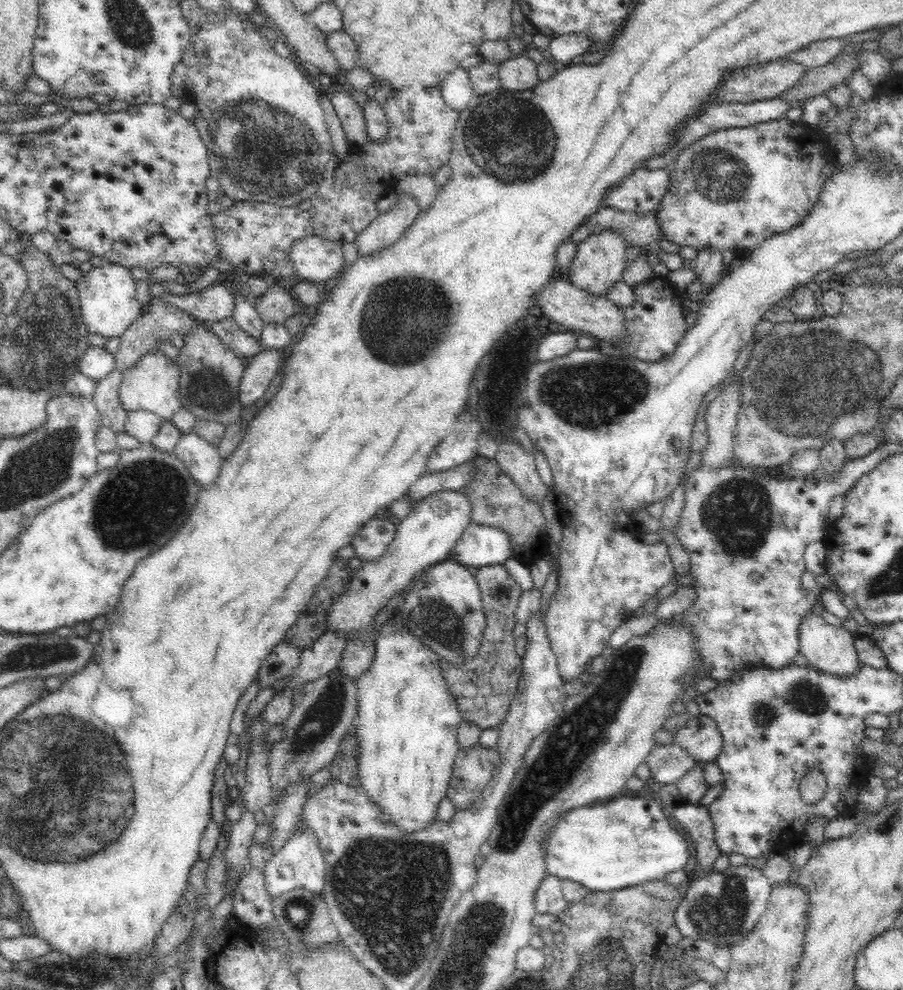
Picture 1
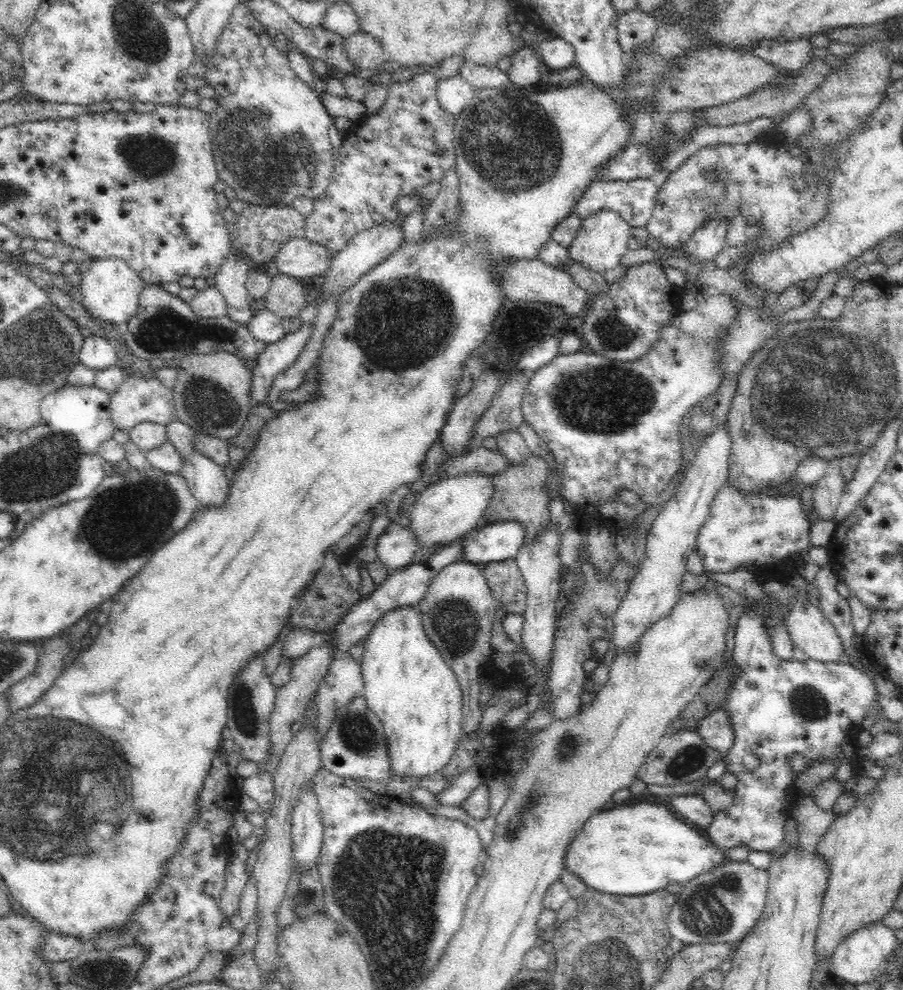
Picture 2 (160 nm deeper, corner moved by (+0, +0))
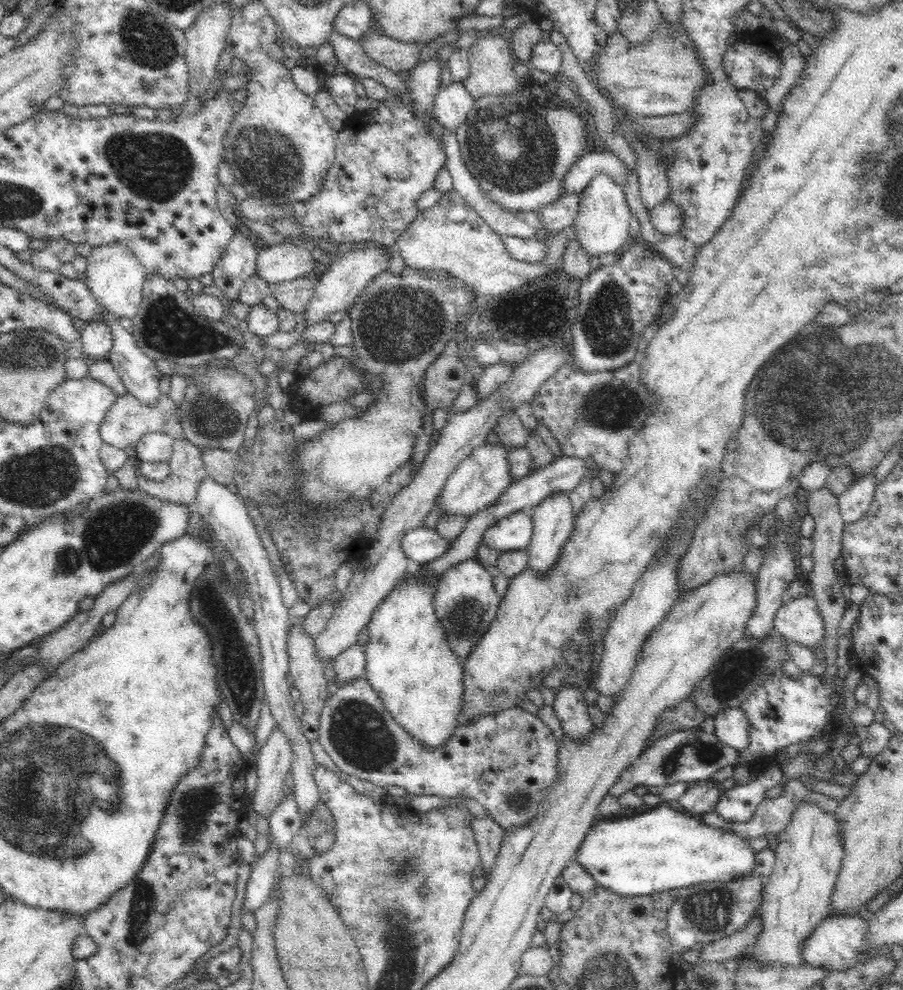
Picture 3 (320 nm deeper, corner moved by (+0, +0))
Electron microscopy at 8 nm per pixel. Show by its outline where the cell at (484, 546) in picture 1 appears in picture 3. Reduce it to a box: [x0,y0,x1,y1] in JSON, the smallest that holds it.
[484,510,534,553]

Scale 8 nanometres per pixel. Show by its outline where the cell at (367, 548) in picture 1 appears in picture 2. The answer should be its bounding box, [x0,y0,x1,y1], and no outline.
[377,523,421,571]

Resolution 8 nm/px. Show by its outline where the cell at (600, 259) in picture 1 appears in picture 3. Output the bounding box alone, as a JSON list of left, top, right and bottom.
[574,173,633,257]

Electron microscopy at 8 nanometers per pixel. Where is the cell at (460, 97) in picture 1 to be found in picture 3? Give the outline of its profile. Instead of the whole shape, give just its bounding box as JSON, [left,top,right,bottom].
[433,82,475,134]

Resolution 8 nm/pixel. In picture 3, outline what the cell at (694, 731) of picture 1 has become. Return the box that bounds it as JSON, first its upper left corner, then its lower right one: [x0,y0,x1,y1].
[713,707,749,751]

